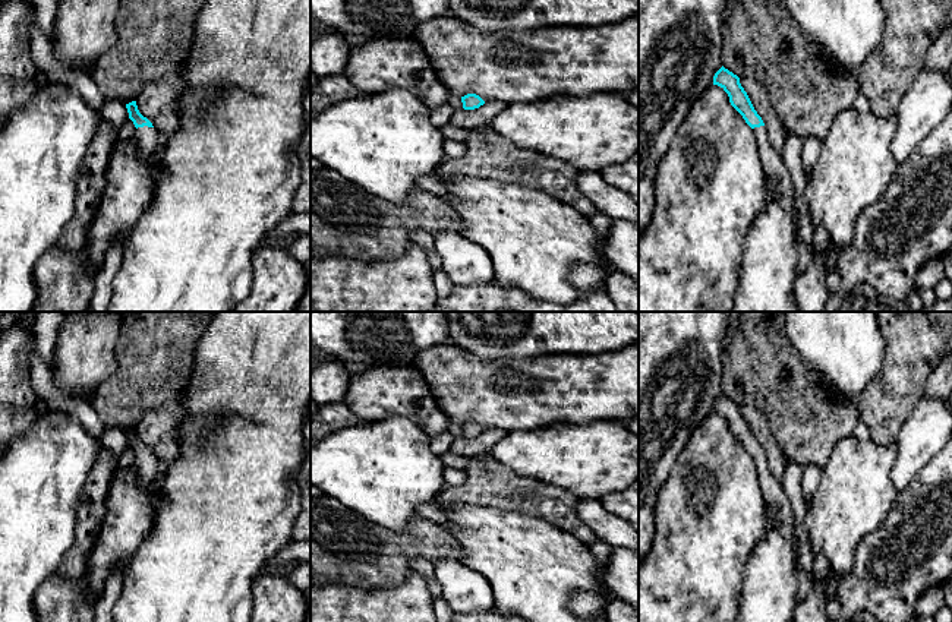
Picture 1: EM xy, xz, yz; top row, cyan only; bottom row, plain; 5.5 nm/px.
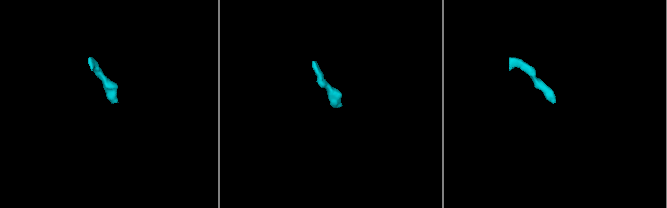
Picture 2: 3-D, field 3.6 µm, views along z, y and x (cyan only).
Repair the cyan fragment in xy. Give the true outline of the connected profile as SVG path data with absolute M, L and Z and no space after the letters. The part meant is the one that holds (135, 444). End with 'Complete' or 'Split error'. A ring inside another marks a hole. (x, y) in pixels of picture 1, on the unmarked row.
M136 429L126 432L126 436L129 441L129 446L136 455L133 465L138 471L138 483L142 487L155 486L160 479L163 464L160 464L152 451L139 441Z. Split error

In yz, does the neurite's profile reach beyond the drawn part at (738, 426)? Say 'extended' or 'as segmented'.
extended

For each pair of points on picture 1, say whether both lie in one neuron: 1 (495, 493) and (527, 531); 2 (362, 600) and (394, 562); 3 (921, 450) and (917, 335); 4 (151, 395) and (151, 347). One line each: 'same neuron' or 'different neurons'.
1: different neurons
2: different neurons
3: different neurons
4: same neuron

